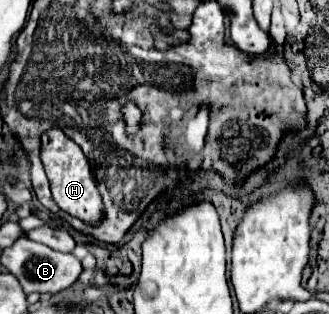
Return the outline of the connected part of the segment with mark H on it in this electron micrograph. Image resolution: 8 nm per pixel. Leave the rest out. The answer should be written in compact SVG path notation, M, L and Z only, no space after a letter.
M53 127L53 129L47 129L45 133L41 133L39 145L41 145L41 163L43 163L43 169L45 169L49 185L51 185L53 201L59 205L59 209L73 217L79 217L87 225L101 225L105 221L101 193L97 189L91 163L85 157L85 153L81 151L81 147L75 141L71 141L71 137L67 137L63 133L63 129L59 129L59 127Z

